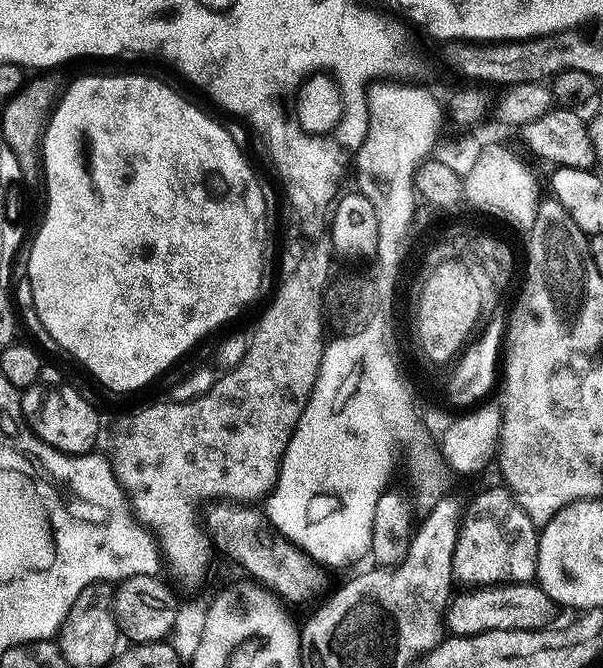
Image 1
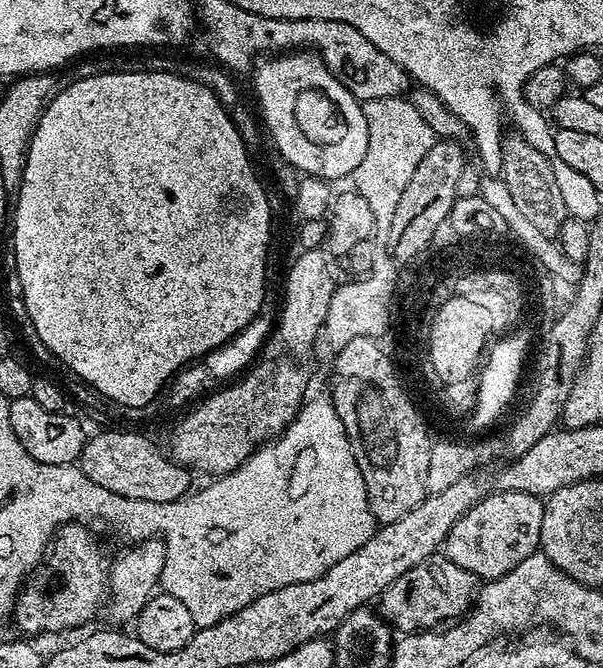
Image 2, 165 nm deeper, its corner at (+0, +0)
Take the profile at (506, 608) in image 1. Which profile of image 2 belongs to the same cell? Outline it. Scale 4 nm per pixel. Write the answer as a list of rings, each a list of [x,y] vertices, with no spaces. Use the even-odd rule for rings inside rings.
[[[435,554],[411,566],[410,570],[386,586],[378,597],[378,612],[393,629],[401,628],[399,631],[404,634],[439,628],[459,620],[472,607],[477,591],[477,576],[450,562],[448,556]]]

